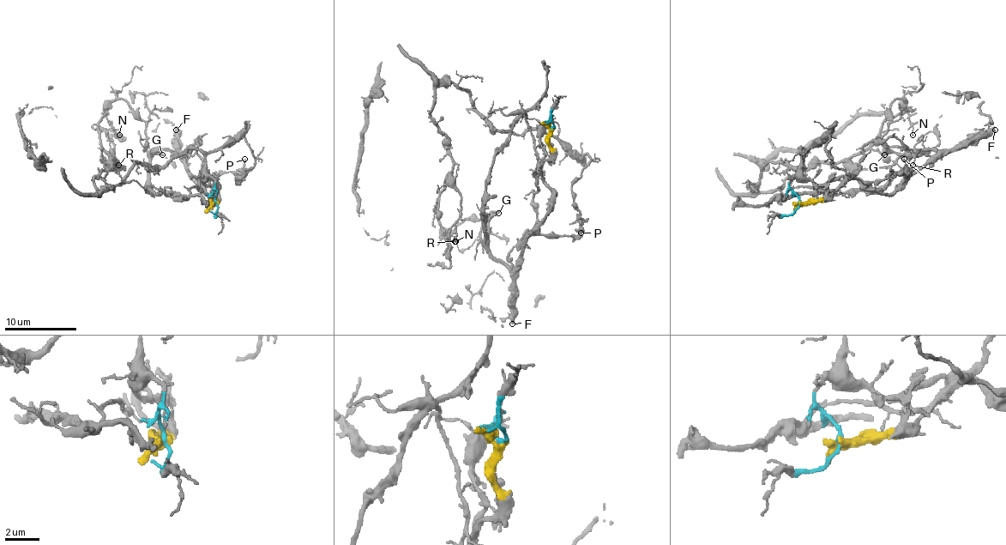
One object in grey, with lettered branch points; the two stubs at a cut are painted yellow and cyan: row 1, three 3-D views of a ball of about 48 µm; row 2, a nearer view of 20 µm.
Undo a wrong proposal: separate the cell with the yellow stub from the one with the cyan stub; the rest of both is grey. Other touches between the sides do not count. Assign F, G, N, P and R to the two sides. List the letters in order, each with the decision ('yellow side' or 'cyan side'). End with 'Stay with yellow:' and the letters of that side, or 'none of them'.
F: yellow side
G: yellow side
N: cyan side
P: yellow side
R: cyan side
Stay with yellow: F, G, P

